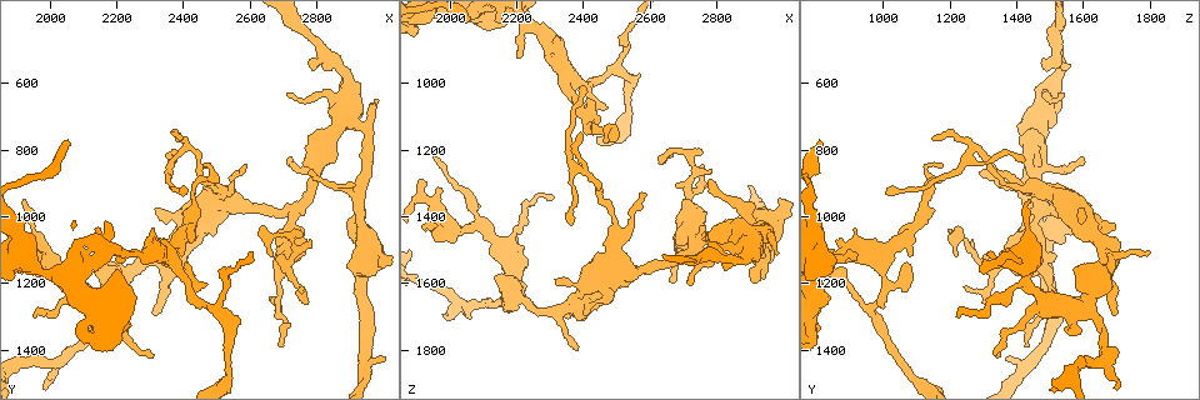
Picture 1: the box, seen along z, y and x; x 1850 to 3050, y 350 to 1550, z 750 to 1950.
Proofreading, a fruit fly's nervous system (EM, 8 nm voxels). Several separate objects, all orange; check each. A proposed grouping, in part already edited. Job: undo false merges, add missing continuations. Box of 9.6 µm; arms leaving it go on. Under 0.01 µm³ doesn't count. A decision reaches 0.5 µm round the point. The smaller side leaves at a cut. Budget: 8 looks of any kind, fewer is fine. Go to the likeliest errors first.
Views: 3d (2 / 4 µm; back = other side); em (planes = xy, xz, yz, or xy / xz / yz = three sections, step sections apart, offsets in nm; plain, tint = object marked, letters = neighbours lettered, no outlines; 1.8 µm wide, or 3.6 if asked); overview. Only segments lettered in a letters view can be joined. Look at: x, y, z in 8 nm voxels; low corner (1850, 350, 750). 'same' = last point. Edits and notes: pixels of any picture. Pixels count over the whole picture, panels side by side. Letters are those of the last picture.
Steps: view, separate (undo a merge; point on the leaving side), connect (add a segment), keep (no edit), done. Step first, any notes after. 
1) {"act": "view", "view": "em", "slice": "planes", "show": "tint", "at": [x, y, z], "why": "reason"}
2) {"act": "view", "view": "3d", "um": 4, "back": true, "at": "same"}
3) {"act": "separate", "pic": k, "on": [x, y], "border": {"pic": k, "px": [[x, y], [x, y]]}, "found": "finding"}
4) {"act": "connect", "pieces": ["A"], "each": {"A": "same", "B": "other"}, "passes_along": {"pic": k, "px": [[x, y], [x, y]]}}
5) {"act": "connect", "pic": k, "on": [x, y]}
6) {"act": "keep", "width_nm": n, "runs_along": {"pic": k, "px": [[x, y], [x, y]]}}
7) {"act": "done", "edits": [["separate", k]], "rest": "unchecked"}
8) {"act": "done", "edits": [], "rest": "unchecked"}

{"act": "view", "view": "em", "um": 3.6, "slice": "planes", "show": "letters", "at": [2350, 1110, 1670], "why": "two arms at a narrow angle"}

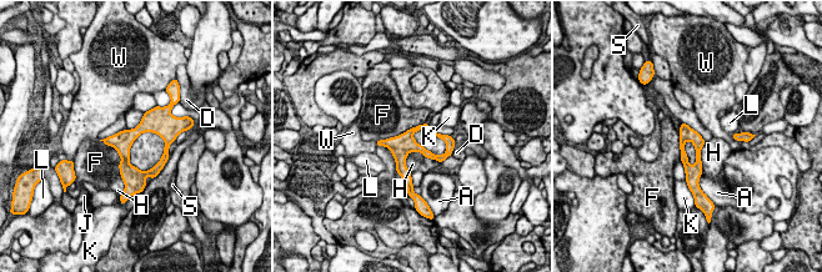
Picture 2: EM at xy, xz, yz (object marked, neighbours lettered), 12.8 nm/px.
{"act": "keep", "longest_contact_nm": ["F", 700], "each": {"A": "other", "D": "other", "F": "other", "H": "other", "J": "other", "K": "other", "L": "other", "S": "other", "W": "other"}, "border": {"pic": 2, "px": [[426, 122], [376, 141]]}, "found": "continuous, no second neuron"}

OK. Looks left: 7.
{"act": "view", "view": "em", "slice": "planes", "show": "plain", "at": [2820, 800, 1440], "why": "small branch off a trunk"}

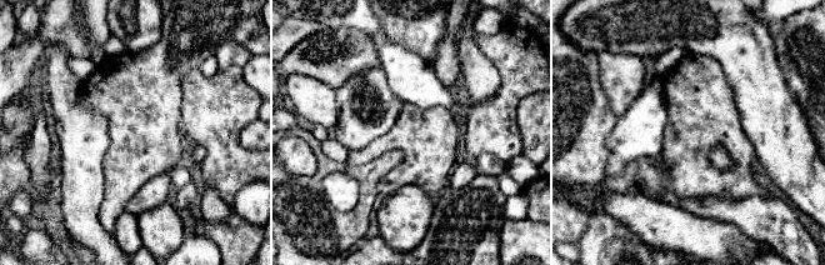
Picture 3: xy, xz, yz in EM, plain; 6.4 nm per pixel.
{"act": "view", "view": "em", "slice": "planes", "show": "tint", "at": "same"}

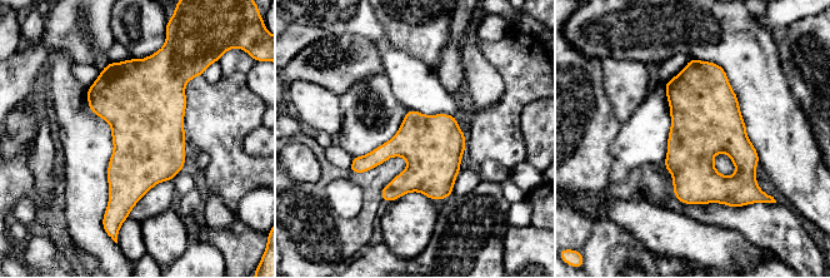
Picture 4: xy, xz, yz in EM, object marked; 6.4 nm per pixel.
{"act": "view", "view": "em", "slice": "planes", "show": "letters", "at": "same", "why": "what lies round it"}

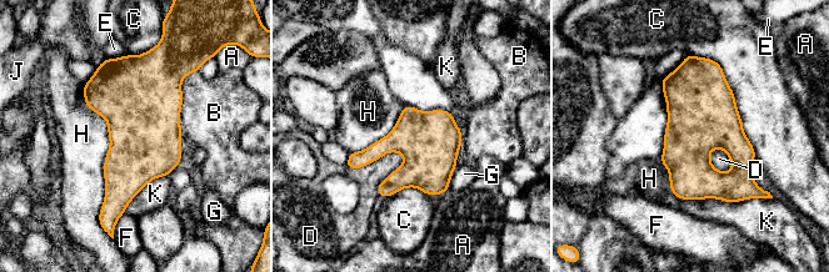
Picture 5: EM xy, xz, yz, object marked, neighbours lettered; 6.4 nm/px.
{"act": "keep", "each": {"A": "other", "B": "other", "C": "other", "D": "other", "E": "other", "F": "other", "G": "other", "H": "other", "J": "other", "K": "other"}, "border": {"pic": 5, "px": [[83, 84], [109, 137], [98, 213]]}, "found": "one neuron here"}

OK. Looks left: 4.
{"act": "view", "view": "em", "slice": "xz", "step": 8, "show": "tint", "at": [2850, 520, 1530], "why": "a fork"}

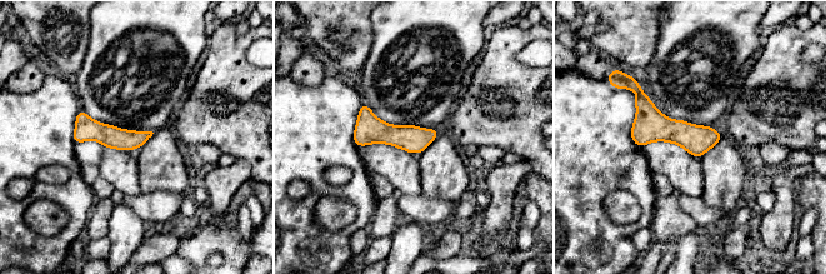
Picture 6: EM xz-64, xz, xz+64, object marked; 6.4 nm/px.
{"act": "view", "view": "em", "slice": "planes", "show": "letters", "at": "same"}

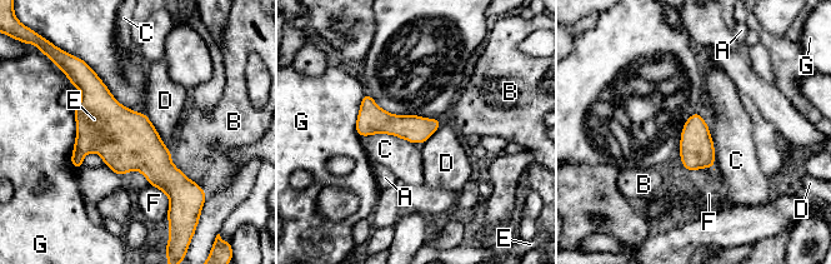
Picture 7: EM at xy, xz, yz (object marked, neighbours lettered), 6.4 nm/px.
{"act": "keep", "each": {"A": "other", "B": "other", "C": "other", "D": "other", "E": "other", "F": "other", "G": "other"}, "border": {"pic": 7, "px": [[144, 113], [161, 142], [169, 149]]}, "found": "continuous, no second neuron"}

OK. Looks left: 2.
{"act": "done", "edits": [], "rest": "unchecked"}

